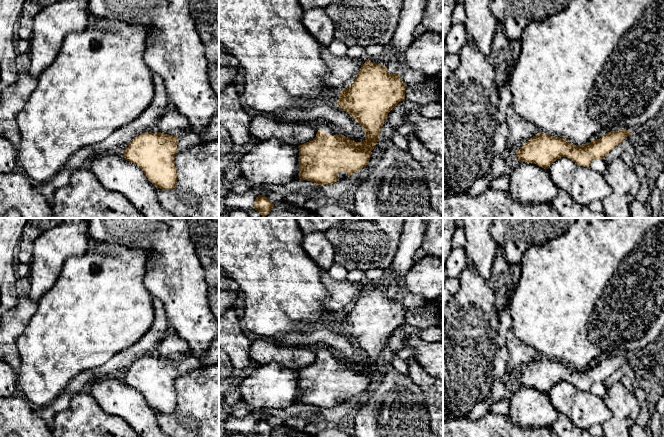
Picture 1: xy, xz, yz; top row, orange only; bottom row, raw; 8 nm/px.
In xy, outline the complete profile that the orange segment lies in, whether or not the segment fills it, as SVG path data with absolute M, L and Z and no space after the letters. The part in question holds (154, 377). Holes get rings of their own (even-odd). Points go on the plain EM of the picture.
M145 356L134 361L125 373L124 382L139 390L149 405L163 414L173 414L177 407L174 382L178 360Z

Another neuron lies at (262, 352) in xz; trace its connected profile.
M257 339L252 341L249 358L255 367L278 364L284 368L300 370L316 361L317 354L304 346L285 346L279 342L270 343Z

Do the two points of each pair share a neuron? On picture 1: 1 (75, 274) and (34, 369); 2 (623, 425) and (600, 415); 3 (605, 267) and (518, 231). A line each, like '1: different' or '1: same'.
1: same
2: different
3: different

